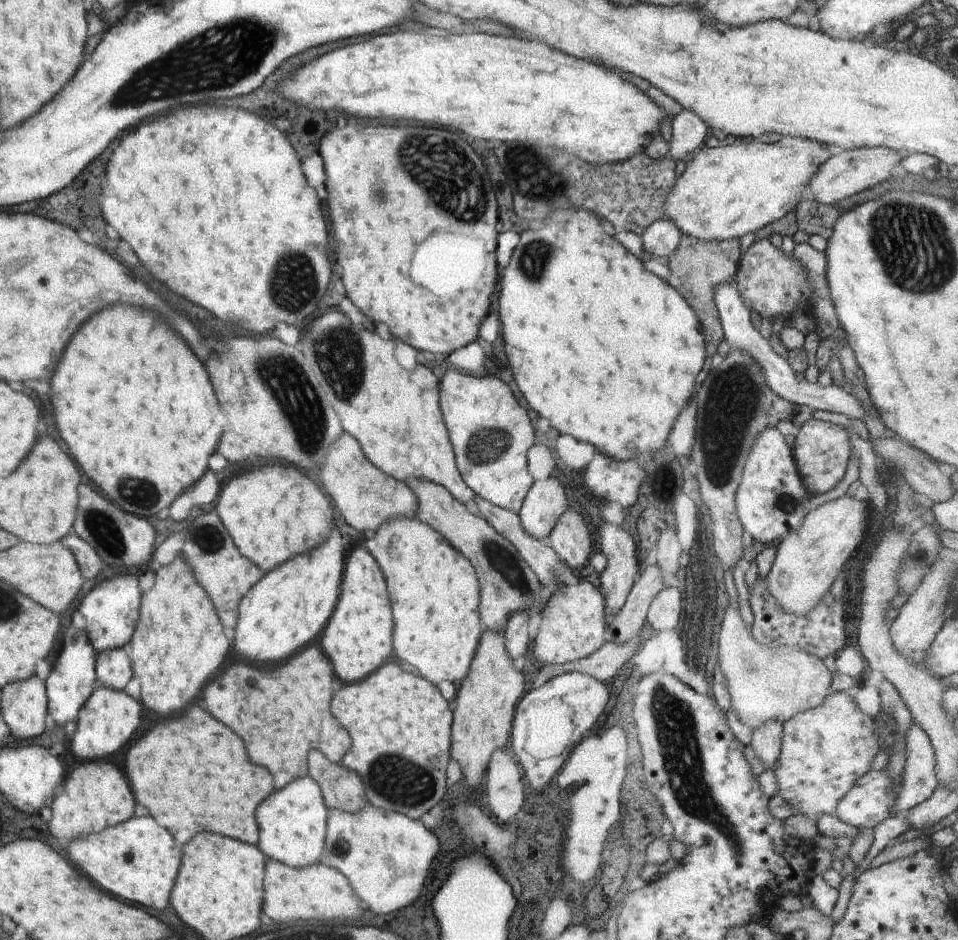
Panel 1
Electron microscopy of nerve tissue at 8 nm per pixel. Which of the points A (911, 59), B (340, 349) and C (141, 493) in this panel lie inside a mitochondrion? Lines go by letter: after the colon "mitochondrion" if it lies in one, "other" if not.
A: other
B: mitochondrion
C: mitochondrion

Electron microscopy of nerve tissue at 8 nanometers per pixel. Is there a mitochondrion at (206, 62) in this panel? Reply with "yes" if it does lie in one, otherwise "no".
yes

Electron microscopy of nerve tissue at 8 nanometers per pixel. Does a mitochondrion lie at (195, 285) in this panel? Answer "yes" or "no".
no

